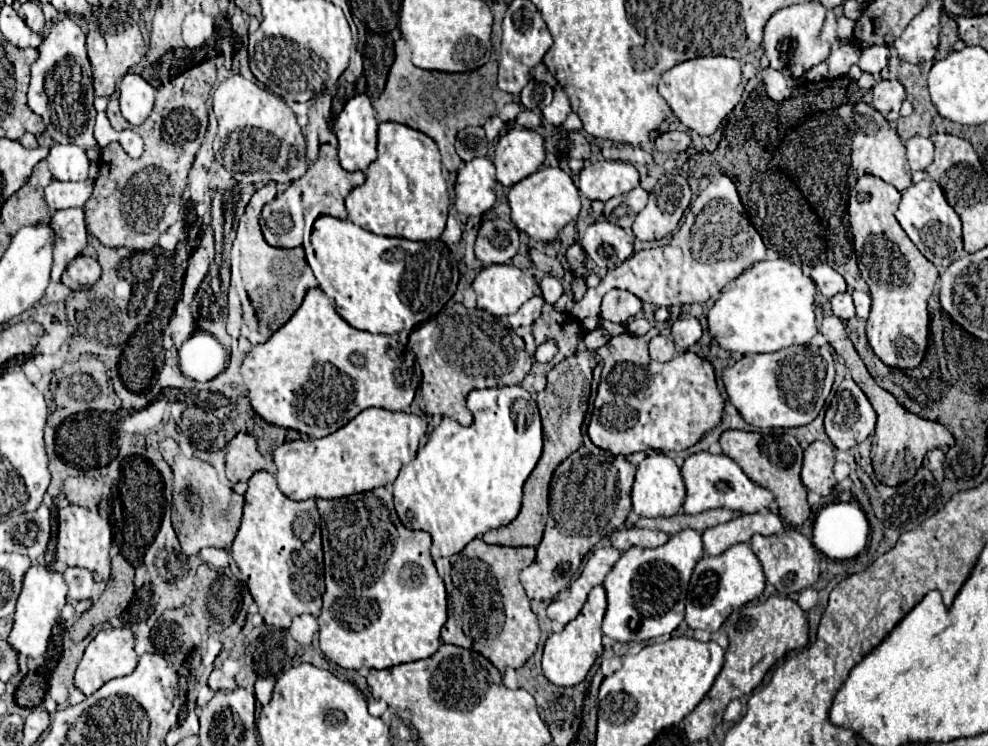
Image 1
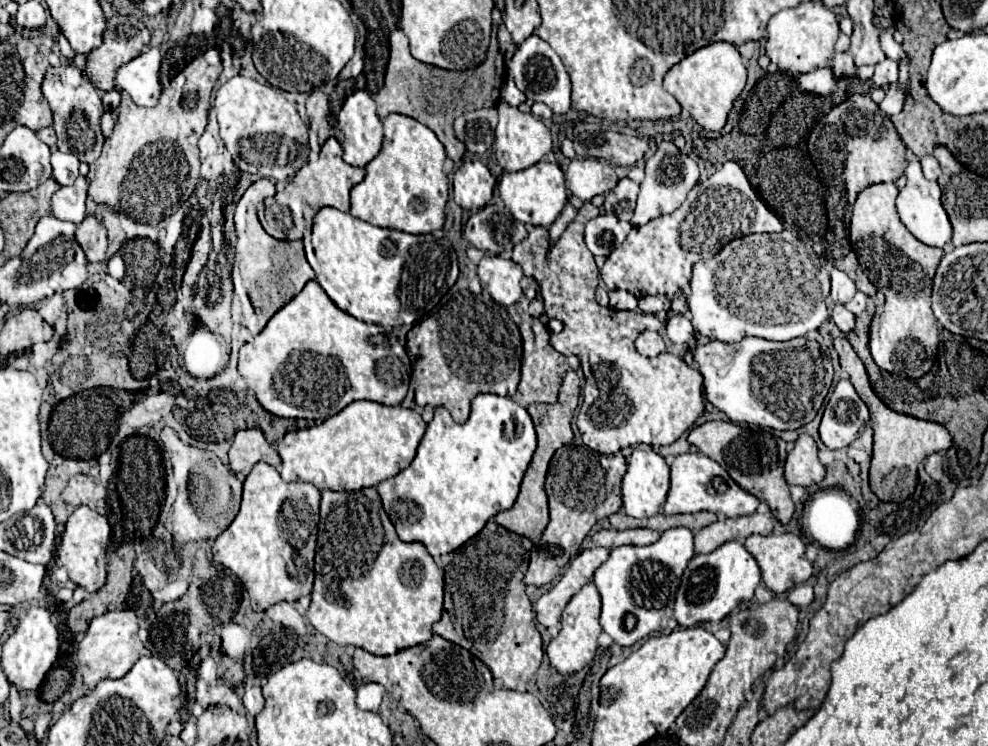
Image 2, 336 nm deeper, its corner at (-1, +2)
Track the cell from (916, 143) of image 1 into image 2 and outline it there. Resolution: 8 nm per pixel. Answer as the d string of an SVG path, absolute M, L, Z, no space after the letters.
M923 156L921 158L921 168L923 168L923 174L925 174L927 180L937 180L939 174L941 174L939 162L933 156Z

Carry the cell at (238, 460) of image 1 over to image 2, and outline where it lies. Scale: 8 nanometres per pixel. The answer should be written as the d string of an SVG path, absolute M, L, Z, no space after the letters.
M239 430L235 434L235 442L229 448L229 466L235 474L249 474L255 462L267 462L271 466L279 466L281 458L265 440L261 430Z

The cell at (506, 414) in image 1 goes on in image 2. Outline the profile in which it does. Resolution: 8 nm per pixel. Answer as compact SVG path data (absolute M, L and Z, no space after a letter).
M477 394L471 402L471 416L465 424L457 424L441 406L435 410L431 424L417 448L417 456L409 468L395 478L387 478L377 486L383 508L389 514L403 542L423 542L433 558L449 554L479 534L489 518L501 510L509 510L519 494L525 470L535 454L537 436L527 408L513 402L509 396Z

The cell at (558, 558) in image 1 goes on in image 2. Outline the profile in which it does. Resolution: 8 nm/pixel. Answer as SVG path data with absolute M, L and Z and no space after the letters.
M565 444L559 448L549 464L545 490L549 496L551 520L545 528L541 540L531 548L529 568L523 582L533 586L545 586L561 574L561 568L577 556L583 538L601 518L609 518L623 506L621 500L621 480L625 474L625 458L621 454L605 456L589 450L587 446Z

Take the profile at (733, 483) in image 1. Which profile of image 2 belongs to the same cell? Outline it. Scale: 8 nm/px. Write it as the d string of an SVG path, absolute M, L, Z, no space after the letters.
M679 454L671 466L671 490L663 506L665 514L687 514L709 510L723 516L747 516L757 510L761 500L745 492L715 460L705 454Z

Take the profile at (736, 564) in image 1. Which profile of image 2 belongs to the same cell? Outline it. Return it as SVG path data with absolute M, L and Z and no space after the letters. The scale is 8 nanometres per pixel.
M737 540L725 542L709 554L695 554L691 558L677 590L673 616L683 628L695 626L699 622L721 622L735 606L753 598L759 582L761 570L745 546Z

